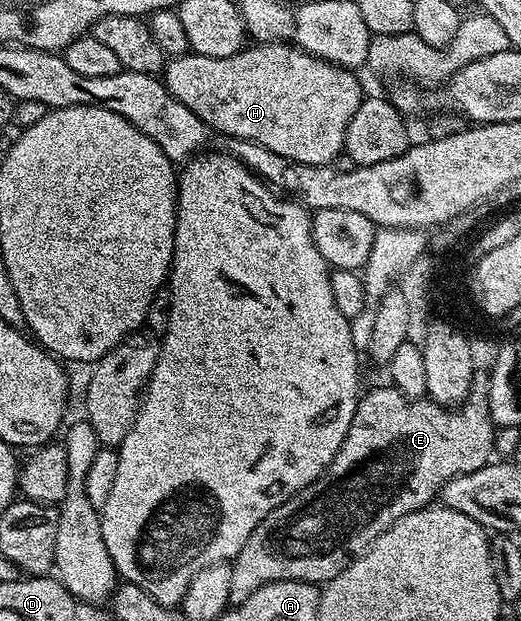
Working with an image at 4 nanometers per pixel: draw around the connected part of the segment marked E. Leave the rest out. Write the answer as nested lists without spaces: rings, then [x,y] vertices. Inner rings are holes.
[[[481,369],[474,370],[473,384],[469,390],[469,395],[465,398],[465,402],[460,404],[459,409],[440,407],[428,397],[409,399],[399,388],[392,385],[377,387],[374,391],[367,392],[366,395],[364,392],[357,400],[355,417],[347,429],[347,437],[343,441],[343,445],[339,445],[339,453],[335,453],[331,465],[327,465],[325,472],[315,482],[304,487],[299,493],[292,495],[287,501],[283,501],[283,505],[279,505],[271,513],[267,513],[267,517],[263,517],[263,521],[259,521],[259,525],[253,530],[251,537],[247,537],[247,545],[243,545],[243,549],[239,549],[237,556],[231,560],[233,572],[231,573],[230,604],[236,605],[247,601],[247,597],[251,597],[251,593],[255,593],[255,589],[284,579],[294,579],[295,581],[318,585],[328,583],[330,579],[334,579],[339,573],[343,573],[343,569],[347,569],[350,561],[365,552],[384,531],[391,529],[391,525],[395,525],[395,521],[399,521],[407,513],[415,513],[419,509],[430,506],[440,496],[441,487],[447,485],[447,481],[451,481],[463,473],[471,473],[475,469],[486,467],[495,455],[493,449],[494,434],[495,424],[489,412],[489,371],[485,369],[483,371]]]

